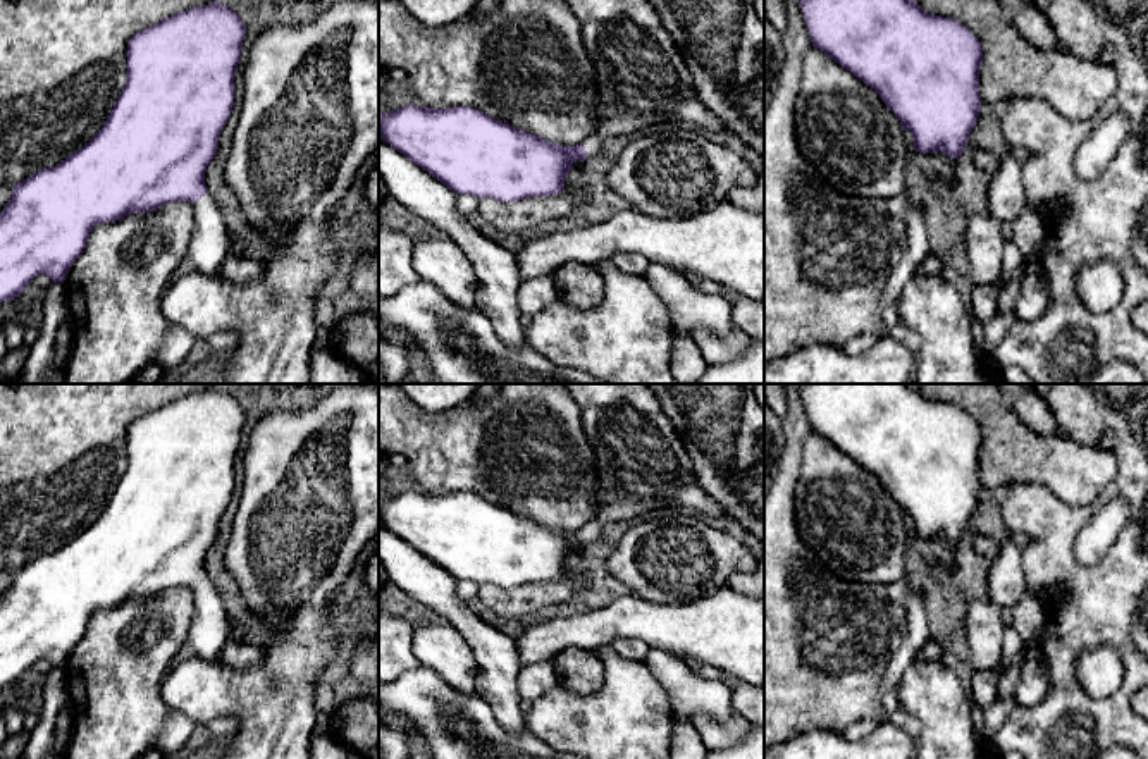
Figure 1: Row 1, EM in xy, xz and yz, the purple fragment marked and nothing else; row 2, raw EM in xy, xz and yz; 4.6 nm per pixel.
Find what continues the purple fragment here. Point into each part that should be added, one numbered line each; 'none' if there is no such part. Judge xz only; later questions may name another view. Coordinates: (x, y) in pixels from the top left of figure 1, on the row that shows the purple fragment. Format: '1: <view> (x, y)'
1: xz (592, 145)

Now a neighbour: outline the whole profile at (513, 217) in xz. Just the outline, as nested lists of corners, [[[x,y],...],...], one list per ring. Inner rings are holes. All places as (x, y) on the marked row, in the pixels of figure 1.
[[[575,162],[566,174],[565,191],[552,196],[523,198],[503,203],[492,198],[478,200],[478,213],[494,227],[506,232],[522,232],[552,219],[561,219],[587,205],[582,162]]]

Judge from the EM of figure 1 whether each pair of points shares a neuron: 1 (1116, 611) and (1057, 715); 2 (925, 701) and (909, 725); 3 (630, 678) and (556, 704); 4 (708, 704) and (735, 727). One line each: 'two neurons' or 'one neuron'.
1: one neuron
2: two neurons
3: one neuron
4: two neurons

